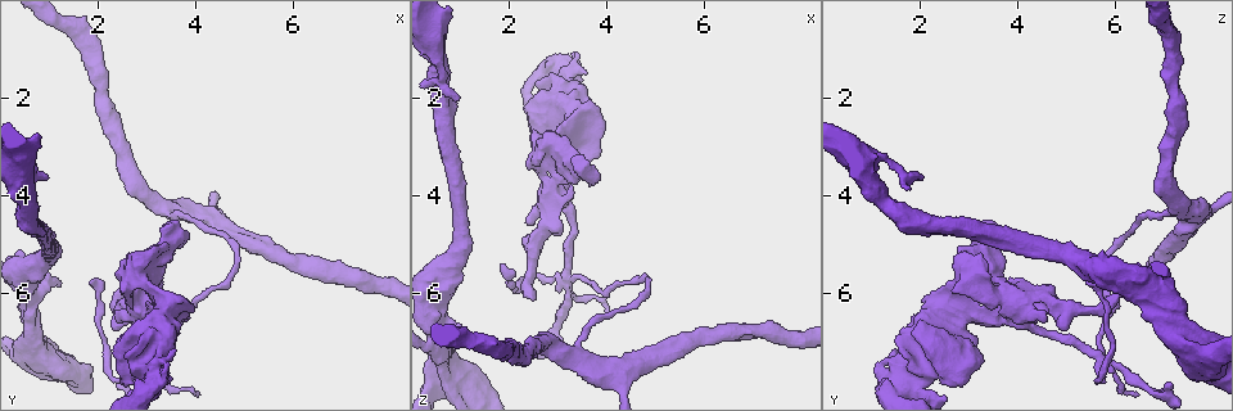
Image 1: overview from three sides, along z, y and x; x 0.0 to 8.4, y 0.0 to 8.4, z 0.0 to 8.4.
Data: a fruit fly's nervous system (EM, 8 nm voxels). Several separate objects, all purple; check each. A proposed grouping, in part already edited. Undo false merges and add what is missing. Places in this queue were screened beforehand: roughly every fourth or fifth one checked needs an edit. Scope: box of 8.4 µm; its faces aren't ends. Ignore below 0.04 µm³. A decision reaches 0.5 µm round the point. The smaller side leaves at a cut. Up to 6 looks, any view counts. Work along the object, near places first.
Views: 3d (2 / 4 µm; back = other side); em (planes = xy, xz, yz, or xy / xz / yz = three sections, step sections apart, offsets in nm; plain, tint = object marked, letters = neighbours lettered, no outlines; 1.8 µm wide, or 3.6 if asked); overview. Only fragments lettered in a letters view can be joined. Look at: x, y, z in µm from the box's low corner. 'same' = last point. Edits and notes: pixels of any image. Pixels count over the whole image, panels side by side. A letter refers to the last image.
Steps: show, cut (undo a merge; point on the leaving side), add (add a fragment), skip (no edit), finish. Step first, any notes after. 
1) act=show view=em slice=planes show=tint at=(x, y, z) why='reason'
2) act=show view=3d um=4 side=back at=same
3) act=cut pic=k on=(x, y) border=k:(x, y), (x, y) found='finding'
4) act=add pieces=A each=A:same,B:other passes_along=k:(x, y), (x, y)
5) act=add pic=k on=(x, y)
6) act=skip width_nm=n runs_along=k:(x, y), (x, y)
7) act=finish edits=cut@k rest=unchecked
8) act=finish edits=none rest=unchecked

act=show view=3d um=2 at=(3.05, 6.40, 3.95) why='sharp bend'

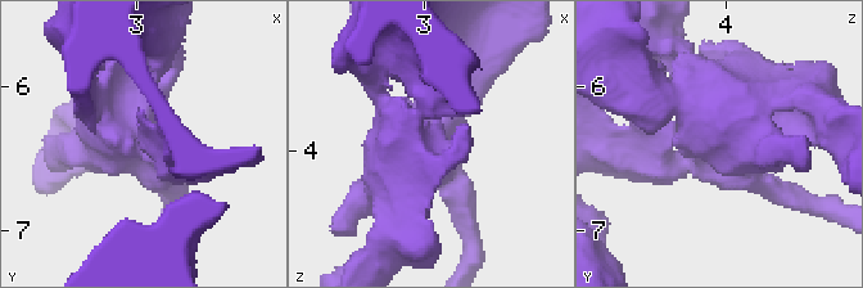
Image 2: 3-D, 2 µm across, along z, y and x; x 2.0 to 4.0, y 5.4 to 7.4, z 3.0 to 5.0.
act=show view=em slice=xy step=16 show=tint at=(3.04, 6.42, 4.00) why='shape alone is not enough'

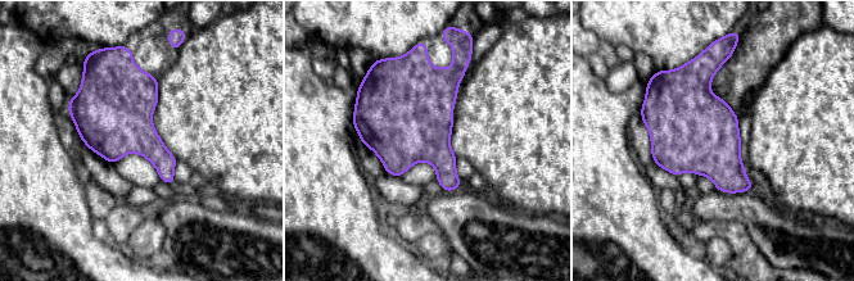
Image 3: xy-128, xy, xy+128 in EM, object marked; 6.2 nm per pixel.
act=show view=em slice=planes show=letters at=same

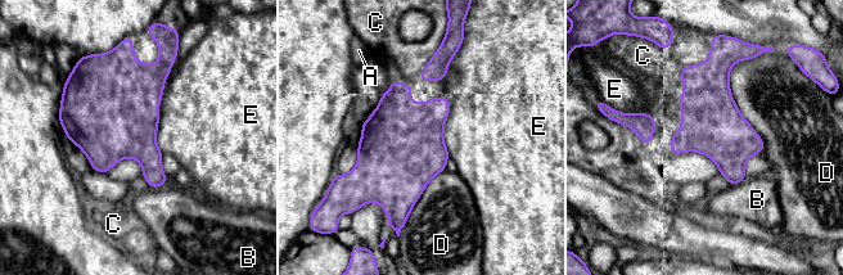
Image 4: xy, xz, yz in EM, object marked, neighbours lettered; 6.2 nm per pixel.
act=skip width_nm=380 each=A:other,B:other,C:other,D:other,E:other border=4:(443, 95), (449, 157) found='continuous, no second neuron'

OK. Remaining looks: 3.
act=show view=3d um=2 side=back at=(3.20, 7.25, 5.60) why='a narrow waist'

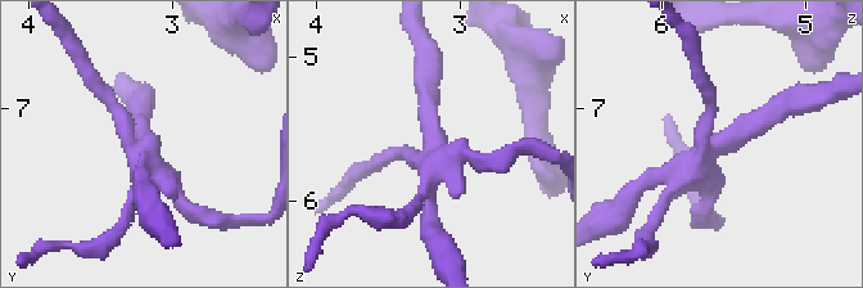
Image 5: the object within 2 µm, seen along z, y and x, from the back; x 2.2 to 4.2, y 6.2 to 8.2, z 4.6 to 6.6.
act=show view=em slice=planes show=letters at=(3.20, 7.22, 5.64) why='shape alone is not enough'

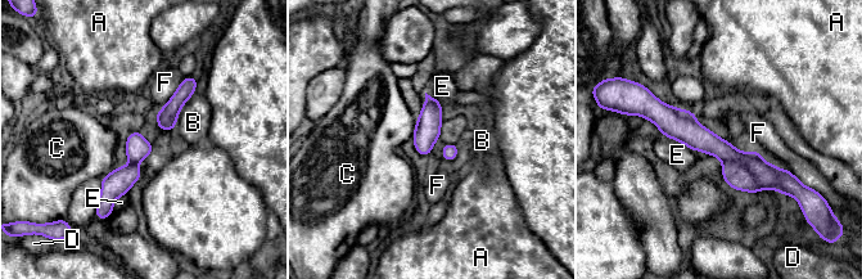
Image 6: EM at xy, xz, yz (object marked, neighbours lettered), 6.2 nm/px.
act=cut pic=6 on=(735, 174) each=A:other,B:other,C:other,D:other,E:other,F:other found='two neurons meet here'

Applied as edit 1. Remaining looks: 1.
act=finish edits=cut@6 rest=unchecked

